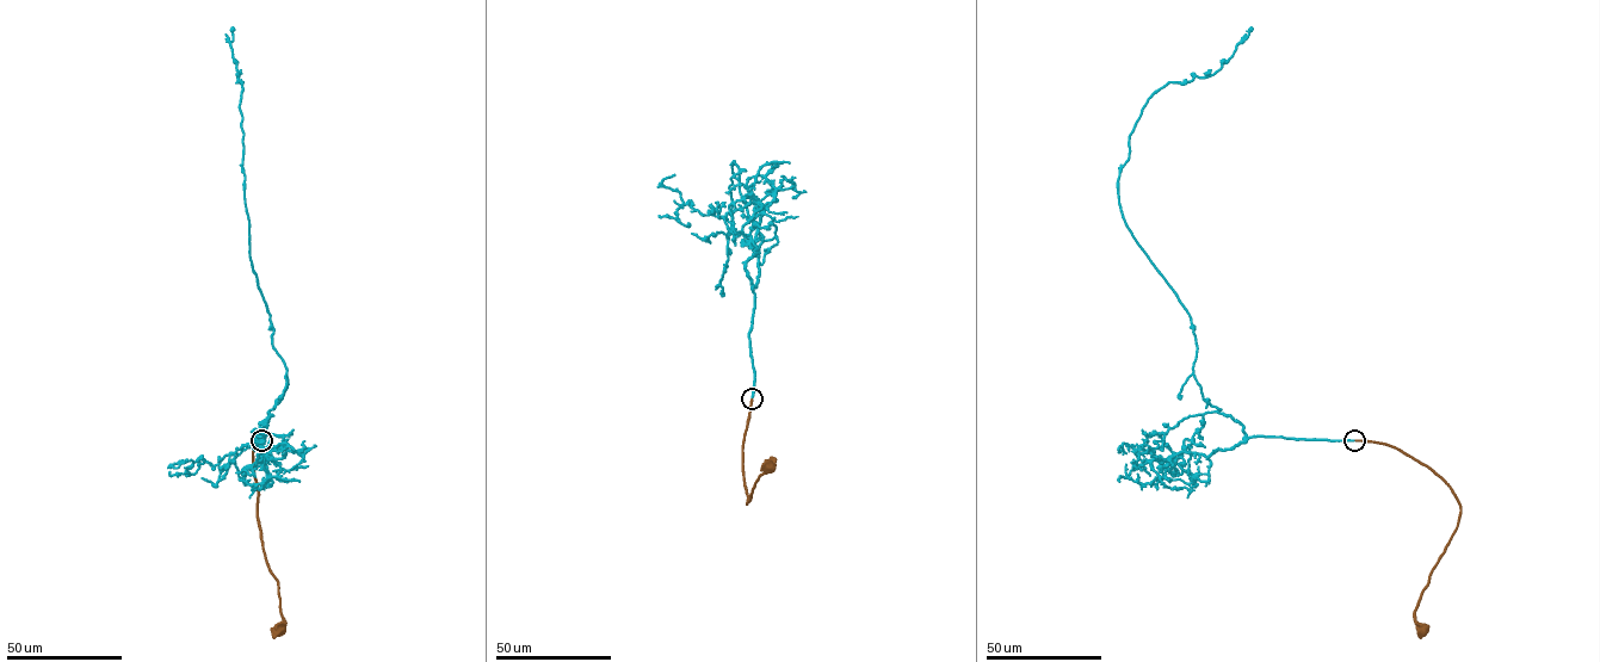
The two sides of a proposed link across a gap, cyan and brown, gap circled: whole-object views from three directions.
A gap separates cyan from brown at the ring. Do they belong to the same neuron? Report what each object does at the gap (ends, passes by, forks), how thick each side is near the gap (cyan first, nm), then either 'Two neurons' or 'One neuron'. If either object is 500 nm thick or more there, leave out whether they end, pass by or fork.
At the ring cyan ends. At the ring brown ends. Thickness 240 nm (cyan) against 240 nm. One neuron

